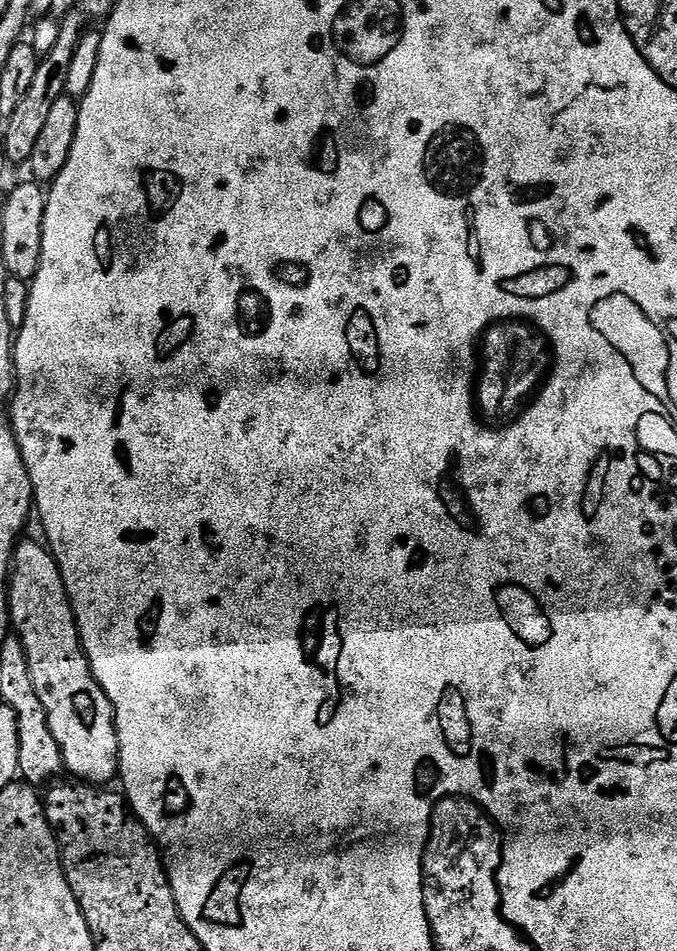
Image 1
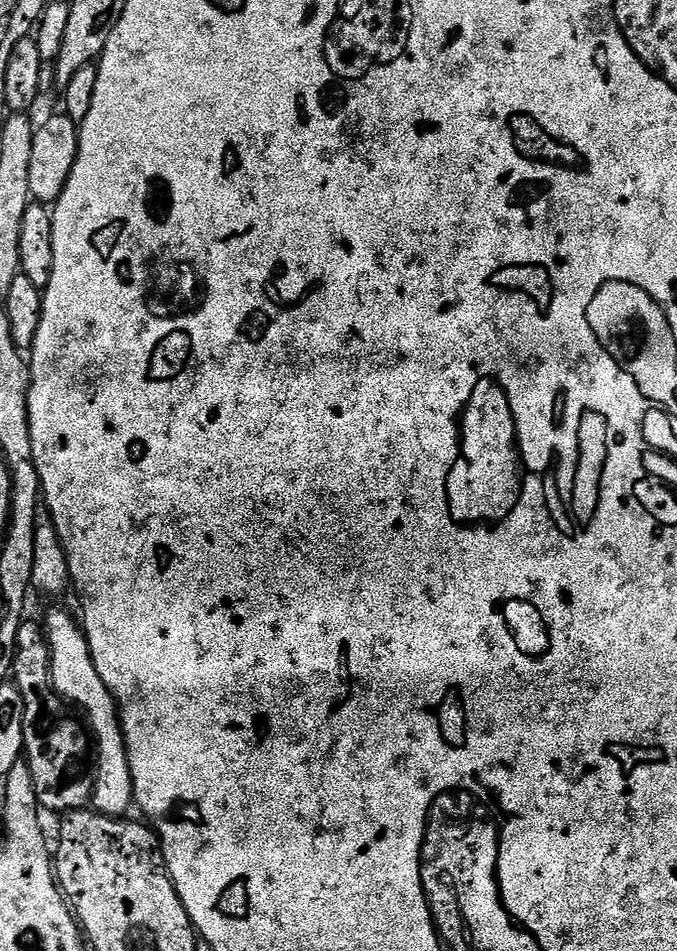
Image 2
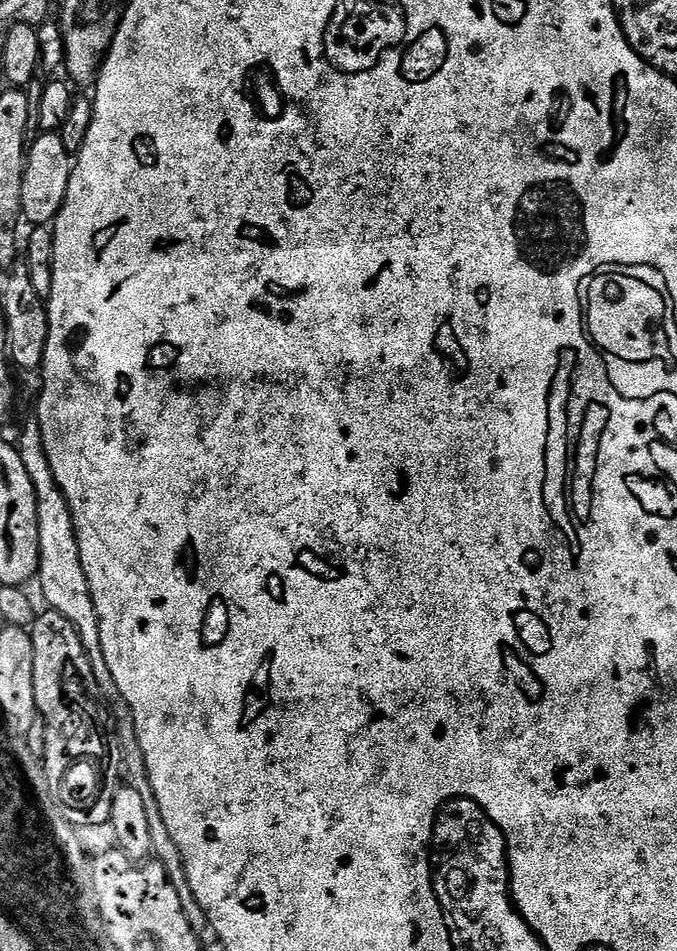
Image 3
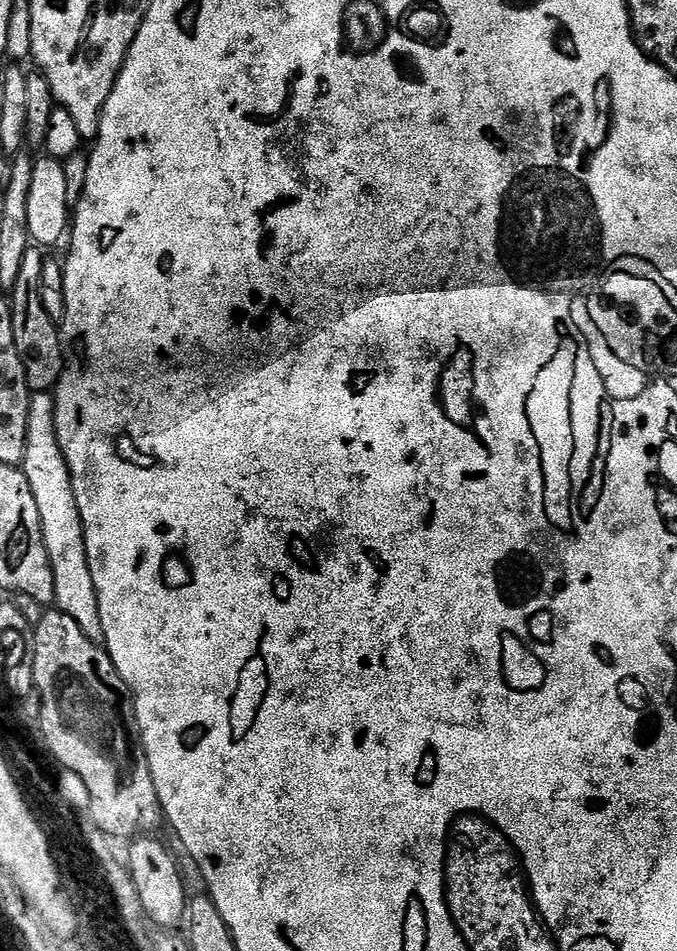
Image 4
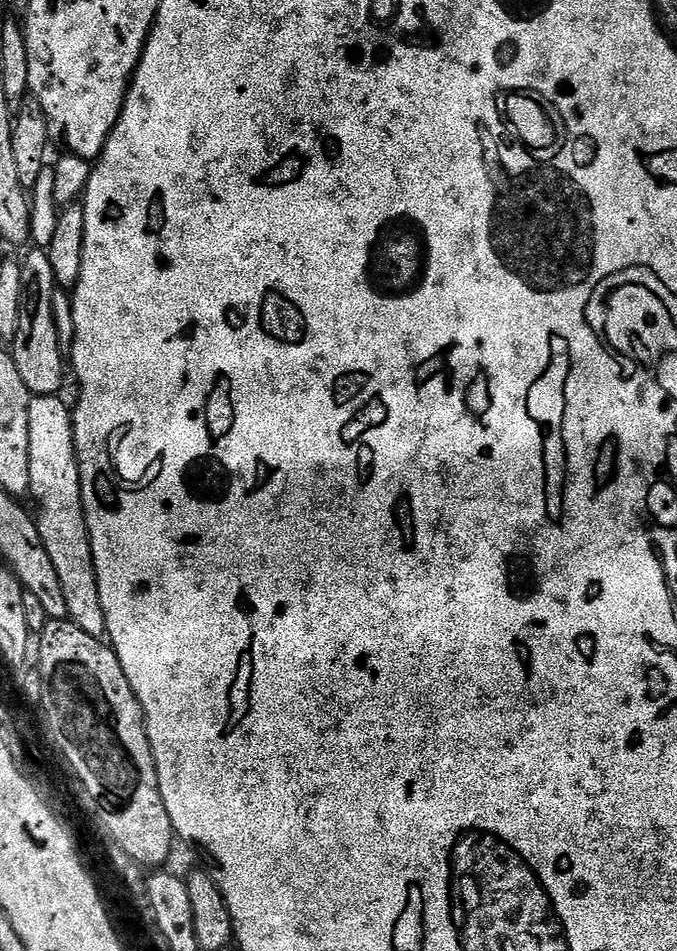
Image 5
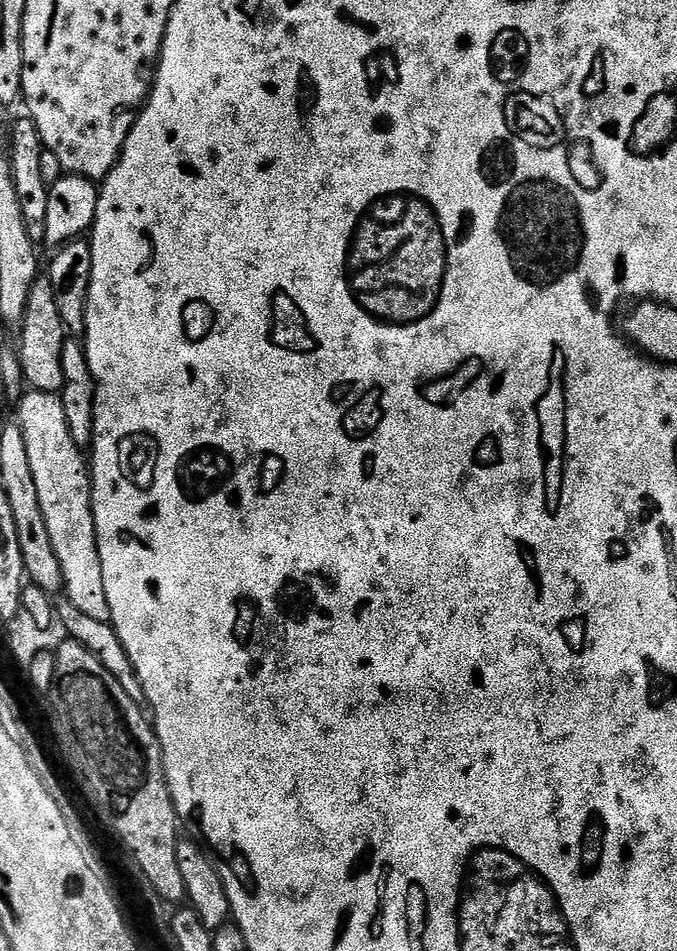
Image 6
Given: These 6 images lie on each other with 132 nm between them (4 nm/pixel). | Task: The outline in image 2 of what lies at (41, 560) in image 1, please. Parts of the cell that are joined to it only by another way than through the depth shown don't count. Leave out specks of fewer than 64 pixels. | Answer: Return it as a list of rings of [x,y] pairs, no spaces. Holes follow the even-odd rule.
[[[56,608],[42,620],[42,628],[48,637],[48,649],[52,655],[52,691],[61,701],[69,705],[77,704],[88,715],[95,747],[96,744],[100,747],[100,757],[94,760],[96,788],[92,791],[91,807],[103,816],[127,817],[131,813],[128,811],[134,808],[132,771],[128,761],[128,747],[124,745],[124,727],[120,725],[117,702],[94,666],[88,639],[84,637],[83,627],[77,617],[75,620],[70,613]]]

